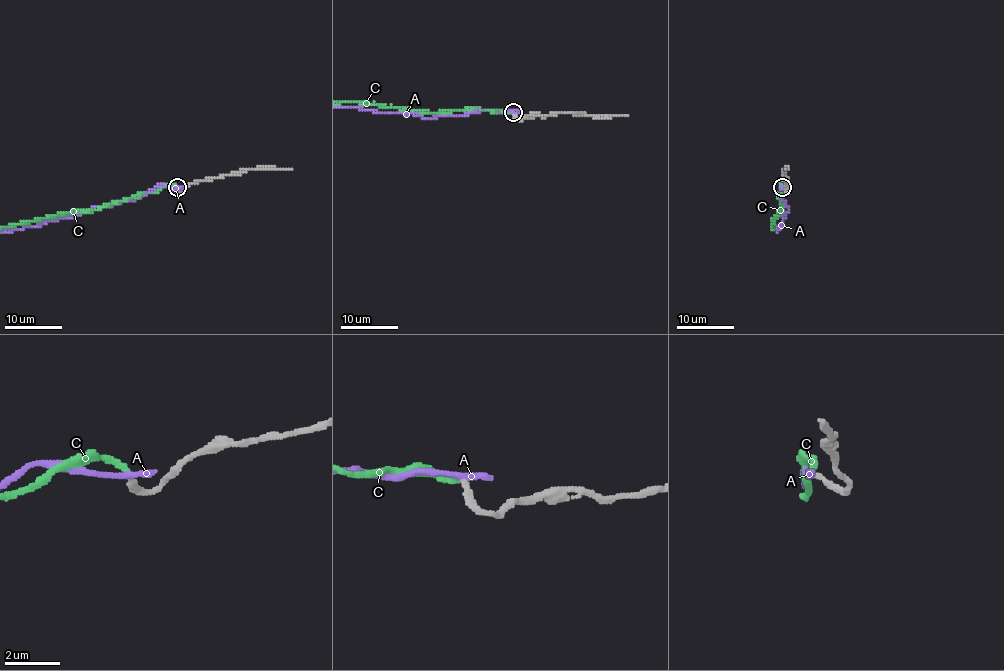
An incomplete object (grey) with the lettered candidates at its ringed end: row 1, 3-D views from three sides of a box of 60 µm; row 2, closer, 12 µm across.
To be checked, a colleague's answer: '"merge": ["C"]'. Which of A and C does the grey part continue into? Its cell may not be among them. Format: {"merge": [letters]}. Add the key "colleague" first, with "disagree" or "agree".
{"colleague": "agree", "merge": ["C"]}

